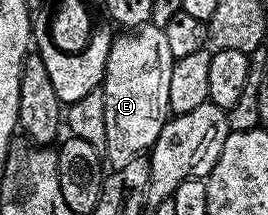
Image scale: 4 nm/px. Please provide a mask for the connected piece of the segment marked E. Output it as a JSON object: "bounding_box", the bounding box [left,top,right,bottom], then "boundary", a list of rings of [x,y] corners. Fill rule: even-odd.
{"bounding_box":[100,26,175,167],"boundary":[[[139,26],[111,41],[100,87],[104,96],[104,158],[111,167],[123,166],[128,160],[145,155],[156,144],[164,124],[170,121],[168,88],[172,88],[175,61],[168,48],[168,36],[160,26]]]}

